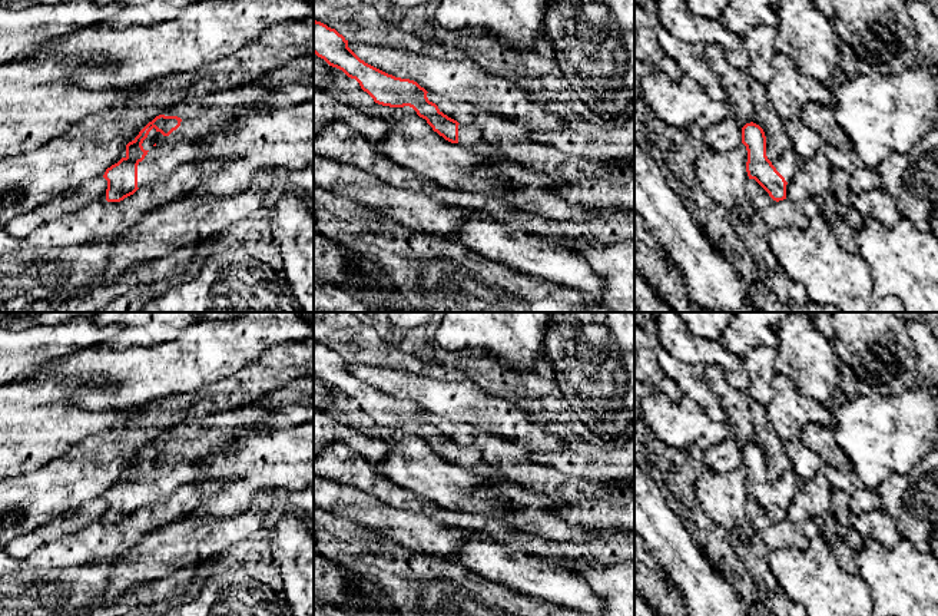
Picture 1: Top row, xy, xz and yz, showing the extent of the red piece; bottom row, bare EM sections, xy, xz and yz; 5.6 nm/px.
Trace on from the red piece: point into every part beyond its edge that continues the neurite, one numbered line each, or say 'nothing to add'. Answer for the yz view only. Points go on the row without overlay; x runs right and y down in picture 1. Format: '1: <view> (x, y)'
1: yz (786, 486)

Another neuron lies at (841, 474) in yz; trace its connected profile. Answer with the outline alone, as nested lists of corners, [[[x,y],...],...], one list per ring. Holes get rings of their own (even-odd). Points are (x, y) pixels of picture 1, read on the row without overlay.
[[[809,423],[803,427],[801,438],[828,466],[825,476],[831,487],[849,496],[854,516],[881,507],[881,499],[874,489],[858,478],[848,456],[839,448],[832,428]]]

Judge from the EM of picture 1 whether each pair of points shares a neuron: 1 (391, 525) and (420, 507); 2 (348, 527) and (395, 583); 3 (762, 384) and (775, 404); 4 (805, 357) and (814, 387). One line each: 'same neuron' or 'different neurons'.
1: different neurons
2: same neuron
3: different neurons
4: same neuron

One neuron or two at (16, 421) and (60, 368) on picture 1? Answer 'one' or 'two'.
two

